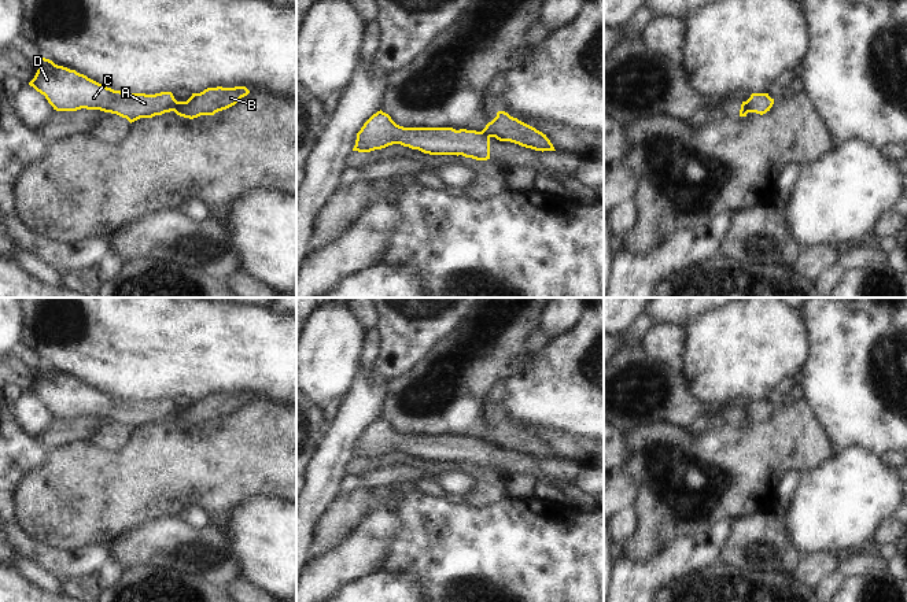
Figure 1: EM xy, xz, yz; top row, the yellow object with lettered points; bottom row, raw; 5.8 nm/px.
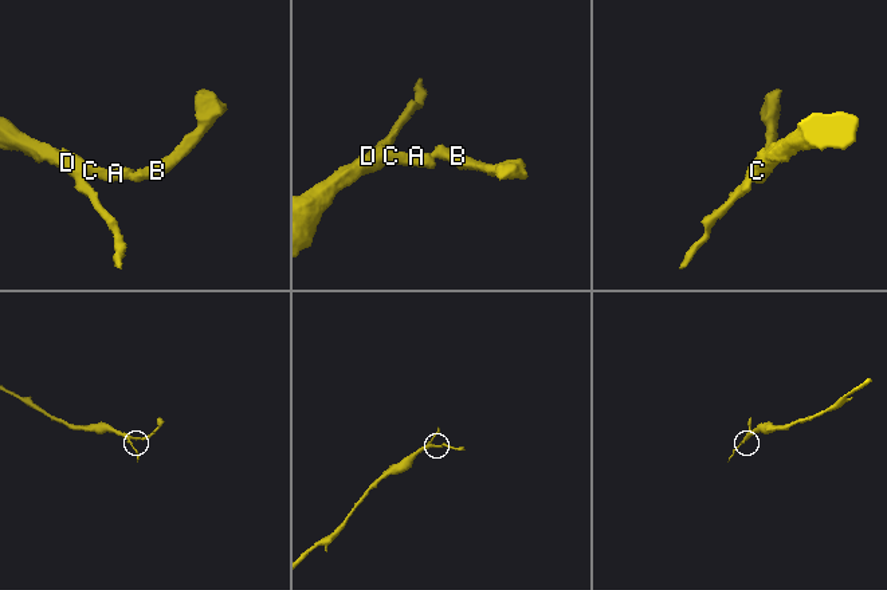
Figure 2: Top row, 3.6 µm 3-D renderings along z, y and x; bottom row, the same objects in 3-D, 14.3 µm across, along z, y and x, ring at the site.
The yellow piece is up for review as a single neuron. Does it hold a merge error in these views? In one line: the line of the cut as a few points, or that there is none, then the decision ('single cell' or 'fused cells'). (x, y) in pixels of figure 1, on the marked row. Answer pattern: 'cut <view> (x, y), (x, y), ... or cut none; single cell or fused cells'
cut xy (177, 102), (172, 110); fused cells

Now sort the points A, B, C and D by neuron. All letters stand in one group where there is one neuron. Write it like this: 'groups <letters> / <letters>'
groups A C D / B

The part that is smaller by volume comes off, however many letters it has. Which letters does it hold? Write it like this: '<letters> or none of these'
B.

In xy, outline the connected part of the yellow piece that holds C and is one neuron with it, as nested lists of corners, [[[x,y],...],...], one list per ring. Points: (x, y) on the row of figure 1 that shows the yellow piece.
[[[41,58],[37,62],[40,67],[29,85],[44,95],[56,111],[100,110],[126,118],[132,123],[140,118],[170,112],[177,104],[172,92],[123,93],[49,59]]]

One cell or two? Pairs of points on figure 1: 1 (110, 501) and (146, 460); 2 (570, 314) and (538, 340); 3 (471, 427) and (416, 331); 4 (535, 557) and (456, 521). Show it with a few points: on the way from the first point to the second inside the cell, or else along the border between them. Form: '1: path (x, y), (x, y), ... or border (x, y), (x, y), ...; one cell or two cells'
1: path (120, 491), (142, 469); one cell
2: path (561, 317), (546, 332); one cell
3: border (453, 329), (405, 372); two cells
4: path (516, 557), (491, 557), (475, 540); one cell

